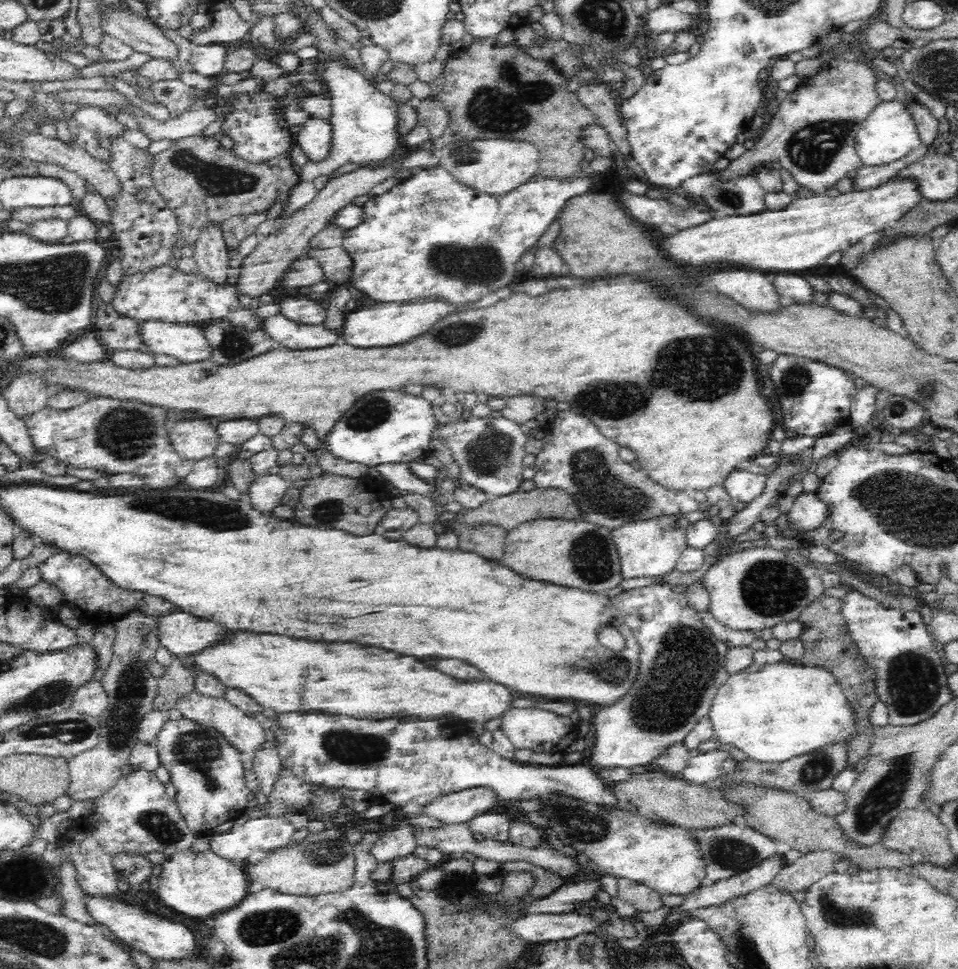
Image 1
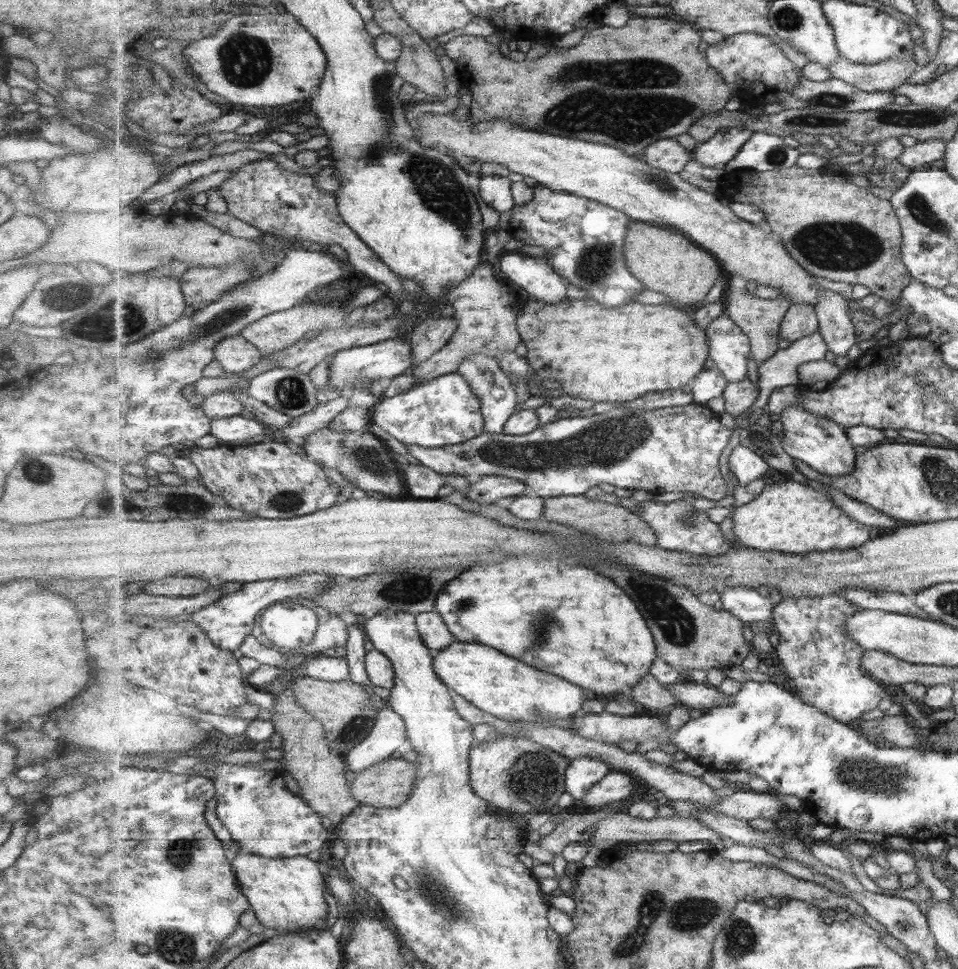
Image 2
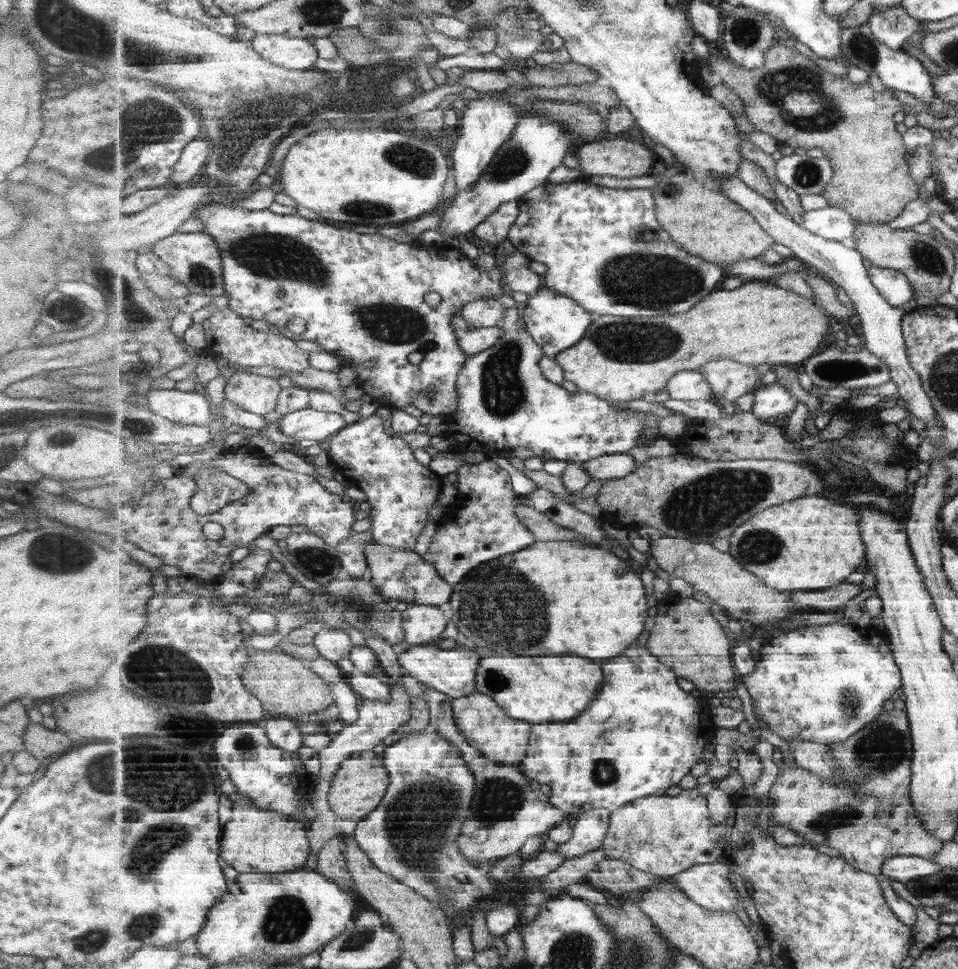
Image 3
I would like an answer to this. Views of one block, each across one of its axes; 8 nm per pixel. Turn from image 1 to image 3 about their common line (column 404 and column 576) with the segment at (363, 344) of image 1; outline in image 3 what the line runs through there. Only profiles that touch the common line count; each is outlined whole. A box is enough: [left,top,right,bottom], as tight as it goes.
[522,287,595,356]

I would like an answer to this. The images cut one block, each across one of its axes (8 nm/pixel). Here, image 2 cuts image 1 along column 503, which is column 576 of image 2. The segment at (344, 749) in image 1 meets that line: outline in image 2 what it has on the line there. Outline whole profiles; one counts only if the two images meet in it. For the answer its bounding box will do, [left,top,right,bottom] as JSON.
[566,756,615,800]

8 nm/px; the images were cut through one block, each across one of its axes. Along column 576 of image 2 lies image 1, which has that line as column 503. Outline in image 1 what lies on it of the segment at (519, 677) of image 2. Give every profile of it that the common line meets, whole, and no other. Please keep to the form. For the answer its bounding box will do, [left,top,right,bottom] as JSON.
[192,632,516,724]

